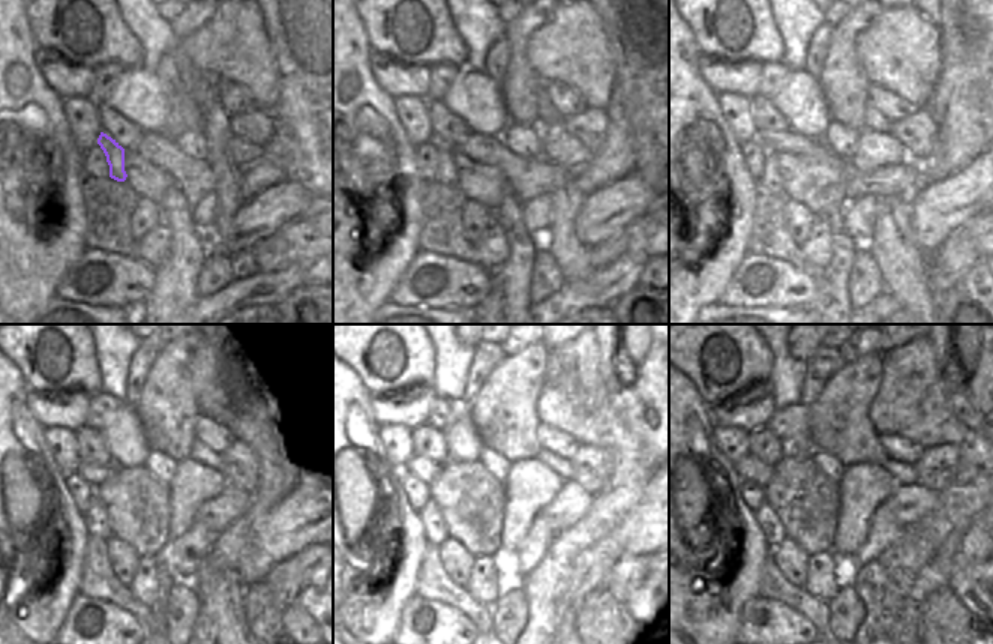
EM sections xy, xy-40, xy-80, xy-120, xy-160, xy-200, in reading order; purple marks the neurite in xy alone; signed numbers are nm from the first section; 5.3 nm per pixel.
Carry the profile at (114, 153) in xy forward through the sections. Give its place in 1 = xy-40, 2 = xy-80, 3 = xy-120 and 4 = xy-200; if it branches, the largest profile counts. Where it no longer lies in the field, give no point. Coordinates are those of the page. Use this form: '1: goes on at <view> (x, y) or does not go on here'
1: goes on at xy-40 (446, 173)
2: goes on at xy-80 (770, 182)
3: goes on at xy-120 (96, 521)
4: goes on at xy-200 (774, 533)

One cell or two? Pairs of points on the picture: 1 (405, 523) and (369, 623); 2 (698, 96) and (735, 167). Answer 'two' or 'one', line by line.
1: one
2: one

